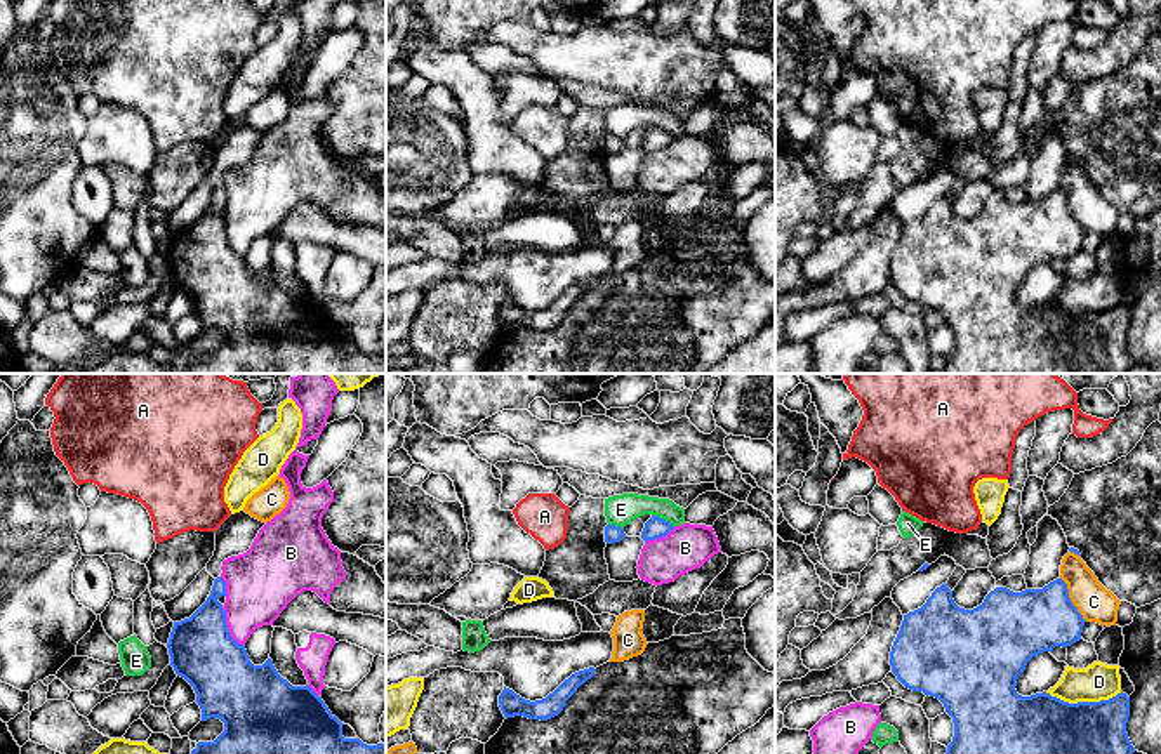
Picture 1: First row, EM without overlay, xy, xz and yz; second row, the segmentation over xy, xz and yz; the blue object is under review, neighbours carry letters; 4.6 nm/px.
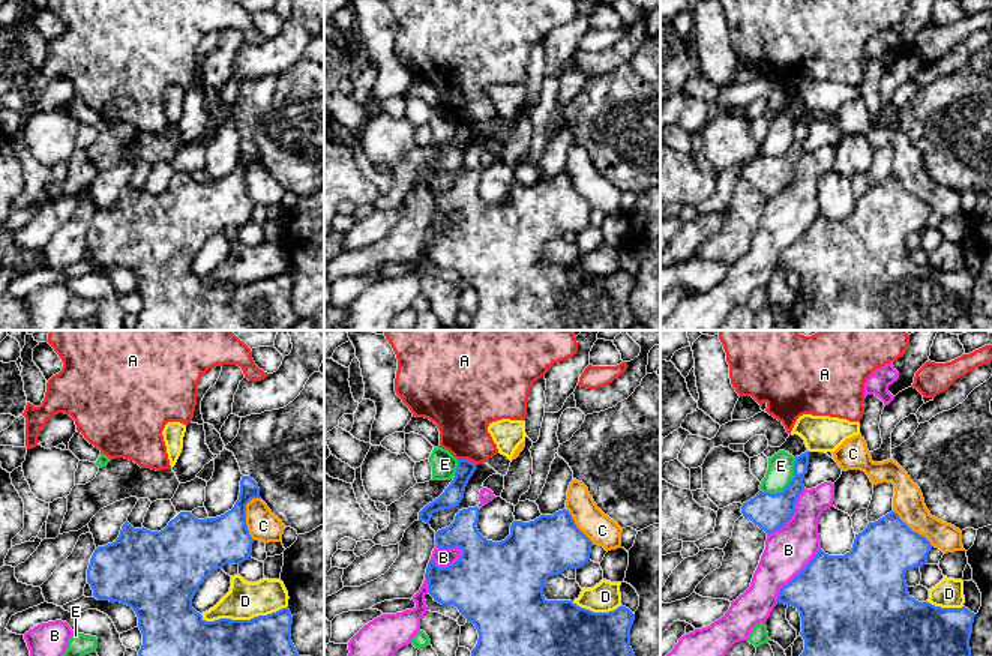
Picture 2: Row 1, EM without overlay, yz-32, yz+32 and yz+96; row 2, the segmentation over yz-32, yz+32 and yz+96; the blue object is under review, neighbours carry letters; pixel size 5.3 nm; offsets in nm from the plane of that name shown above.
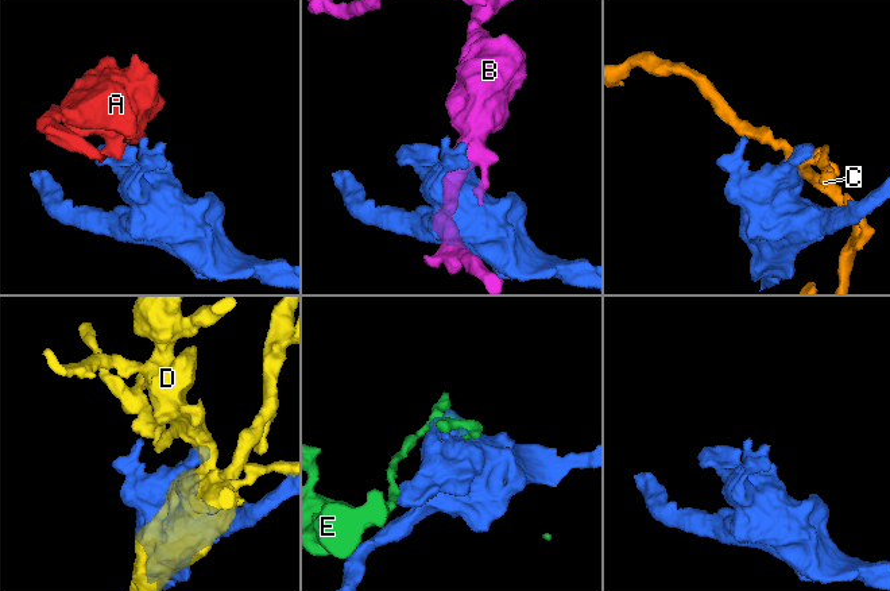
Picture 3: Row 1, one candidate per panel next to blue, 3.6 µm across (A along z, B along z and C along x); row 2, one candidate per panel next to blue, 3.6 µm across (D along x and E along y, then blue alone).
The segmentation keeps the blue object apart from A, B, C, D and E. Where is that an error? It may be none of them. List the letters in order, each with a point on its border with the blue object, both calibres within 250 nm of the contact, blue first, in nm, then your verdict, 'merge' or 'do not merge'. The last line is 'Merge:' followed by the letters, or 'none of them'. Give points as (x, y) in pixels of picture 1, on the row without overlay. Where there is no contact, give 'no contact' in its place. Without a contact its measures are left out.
A: no contact; do not merge
B: meets blue in xy at (226, 238); 300 nm thick on the blue side, 320 nm on the other; do not merge
C: meets blue in yz at (1069, 211); 300 nm thick on the blue side, 170 nm on the other; do not merge
D: meets blue in yz at (1083, 313); 480 nm thick on the blue side, 180 nm on the other; do not merge
E: meets blue in xz at (663, 131); 100 nm thick on the blue side, 140 nm on the other; do not merge
Merge: none of them

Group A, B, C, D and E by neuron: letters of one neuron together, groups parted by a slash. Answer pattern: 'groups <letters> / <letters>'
groups A / B / C / D / E

